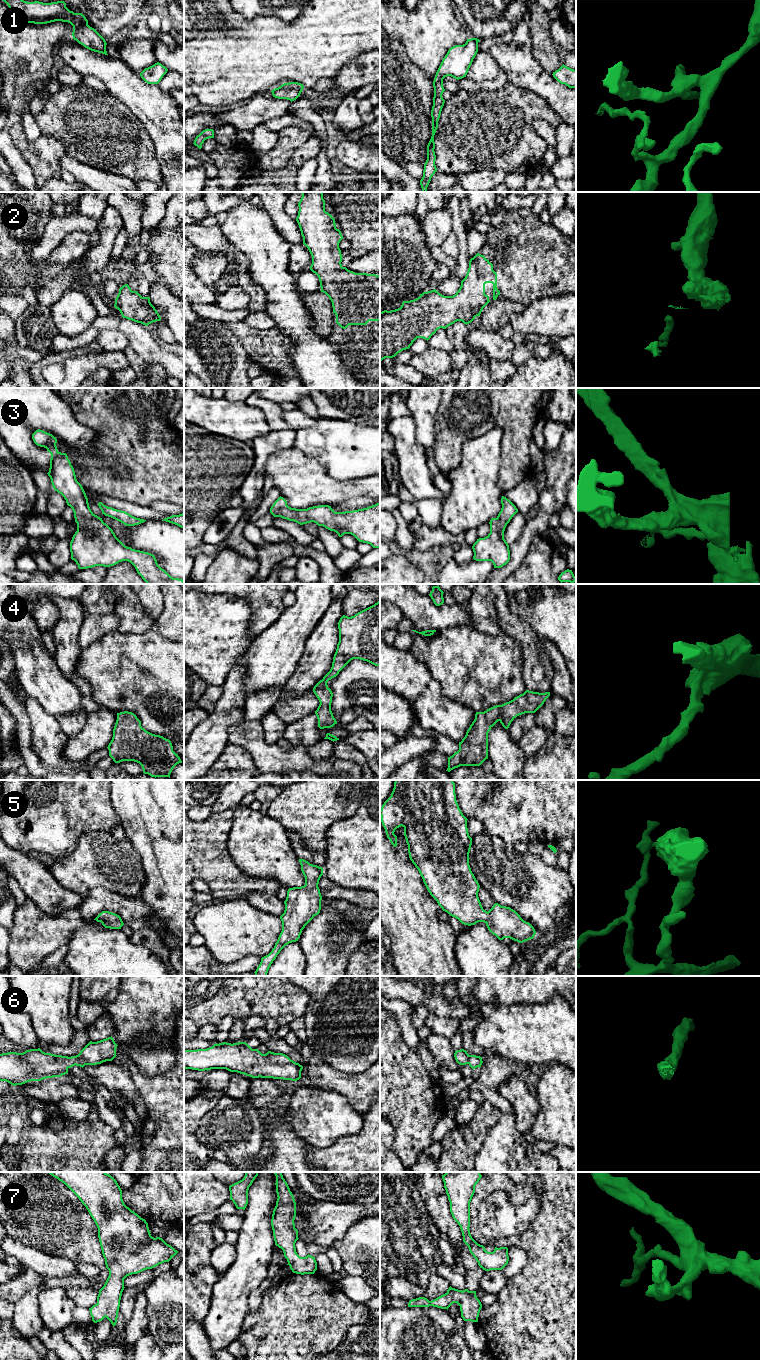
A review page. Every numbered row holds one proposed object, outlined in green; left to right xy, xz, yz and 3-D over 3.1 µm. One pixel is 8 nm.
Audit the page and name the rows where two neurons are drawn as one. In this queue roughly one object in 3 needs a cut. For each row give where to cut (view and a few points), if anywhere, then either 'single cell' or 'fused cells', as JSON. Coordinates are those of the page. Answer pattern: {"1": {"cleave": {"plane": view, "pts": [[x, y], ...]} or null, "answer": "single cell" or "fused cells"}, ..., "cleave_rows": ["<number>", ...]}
{"1": {"cleave": null, "answer": "single cell"}, "2": {"cleave": null, "answer": "single cell"}, "3": {"cleave": null, "answer": "single cell"}, "4": {"cleave": null, "answer": "single cell"}, "5": {"cleave": null, "answer": "single cell"}, "6": {"cleave": null, "answer": "single cell"}, "7": {"cleave": null, "answer": "single cell"}, "cleave_rows": []}

